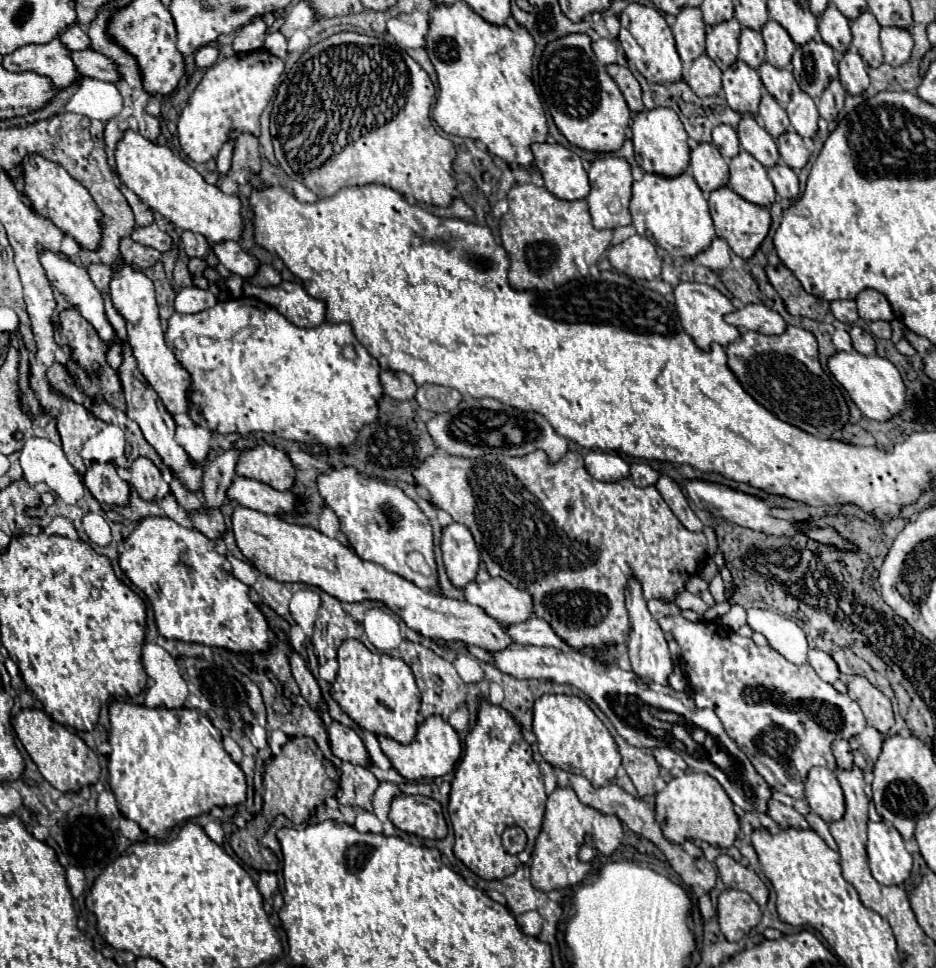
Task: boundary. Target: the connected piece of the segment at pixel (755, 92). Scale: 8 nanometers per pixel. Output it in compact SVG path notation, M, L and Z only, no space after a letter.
M736 61L722 73L722 89L728 105L738 113L756 113L764 91L756 69L744 61Z

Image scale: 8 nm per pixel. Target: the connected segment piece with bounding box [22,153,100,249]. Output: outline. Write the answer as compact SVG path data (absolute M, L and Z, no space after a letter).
M36 153L24 157L22 169L24 169L24 195L32 201L34 211L50 219L64 233L72 235L80 243L80 247L96 249L96 245L100 243L100 227L98 227L100 211L96 209L96 203L92 201L88 189L80 181L76 181L62 165L48 161Z

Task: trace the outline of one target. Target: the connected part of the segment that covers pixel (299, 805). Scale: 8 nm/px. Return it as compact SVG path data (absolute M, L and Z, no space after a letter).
M292 737L282 747L282 755L274 757L264 769L261 789L264 807L268 807L272 815L282 813L292 823L304 823L314 814L317 805L321 805L327 797L336 795L338 779L338 771L324 761L312 737Z

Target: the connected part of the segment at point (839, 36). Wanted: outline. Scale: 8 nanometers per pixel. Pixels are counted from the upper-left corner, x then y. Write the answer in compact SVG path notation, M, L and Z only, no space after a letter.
M828 5L826 11L818 17L818 31L828 45L832 45L836 51L846 53L852 41L848 17L844 17L834 5Z

